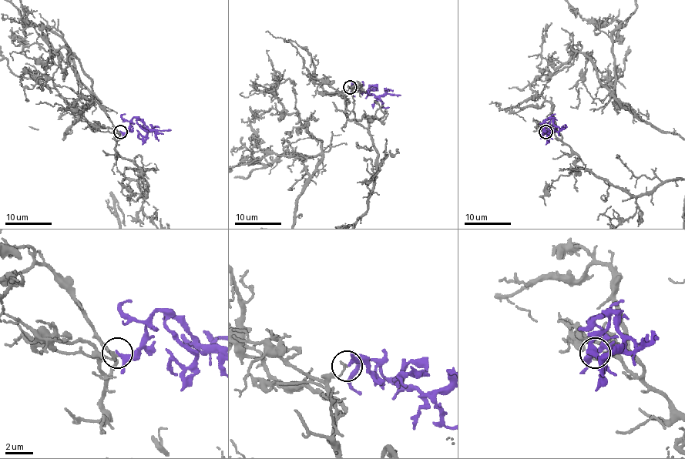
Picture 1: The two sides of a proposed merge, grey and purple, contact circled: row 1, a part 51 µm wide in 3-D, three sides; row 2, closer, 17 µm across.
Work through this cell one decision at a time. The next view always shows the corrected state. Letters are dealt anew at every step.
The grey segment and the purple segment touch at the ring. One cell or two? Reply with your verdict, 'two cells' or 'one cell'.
two cells

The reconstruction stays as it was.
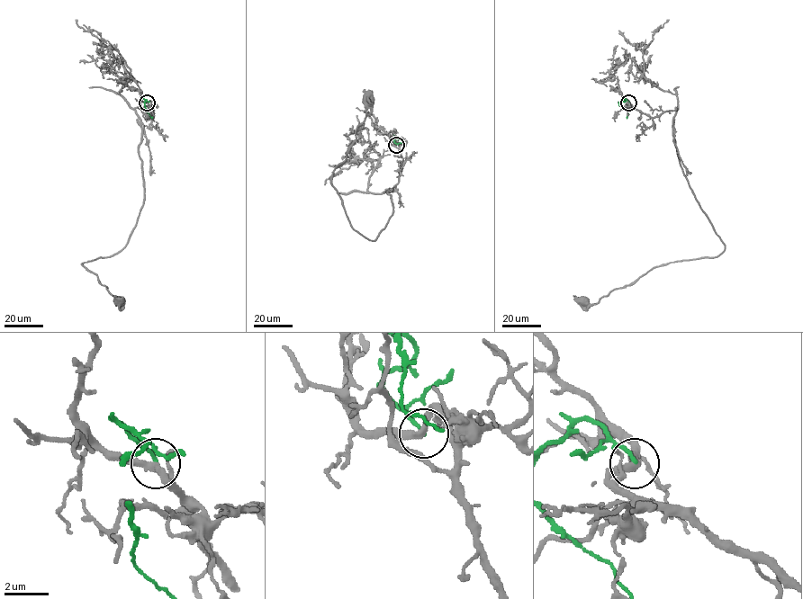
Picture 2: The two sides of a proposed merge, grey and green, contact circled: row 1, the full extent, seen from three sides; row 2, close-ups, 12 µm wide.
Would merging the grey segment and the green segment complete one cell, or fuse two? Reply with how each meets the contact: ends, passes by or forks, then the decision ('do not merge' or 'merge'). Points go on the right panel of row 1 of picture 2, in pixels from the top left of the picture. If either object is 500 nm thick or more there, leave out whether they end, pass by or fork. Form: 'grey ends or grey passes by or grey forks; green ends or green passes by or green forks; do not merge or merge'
grey passes by; green ends; do not merge

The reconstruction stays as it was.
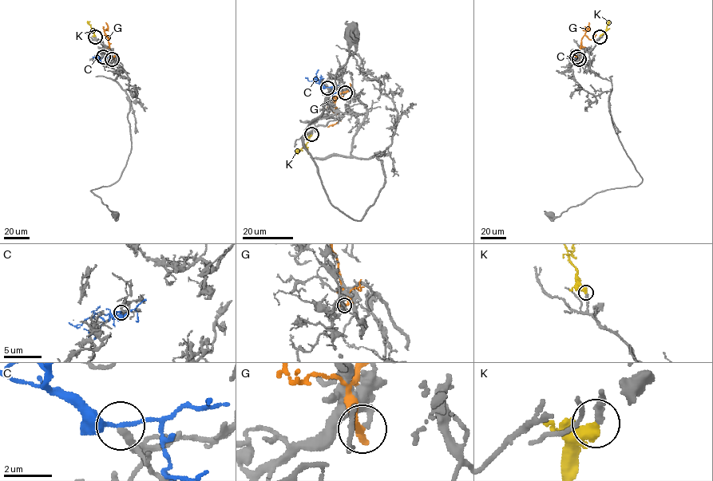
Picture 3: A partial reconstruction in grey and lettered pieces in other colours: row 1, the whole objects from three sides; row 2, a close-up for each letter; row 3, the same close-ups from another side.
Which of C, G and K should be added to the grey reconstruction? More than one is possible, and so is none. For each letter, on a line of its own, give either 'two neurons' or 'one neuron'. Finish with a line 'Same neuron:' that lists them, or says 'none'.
C: two neurons
G: two neurons
K: one neuron
Same neuron: K

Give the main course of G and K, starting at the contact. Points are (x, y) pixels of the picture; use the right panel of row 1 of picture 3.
G: (579, 59), (583, 37), (585, 35), (589, 39), (596, 34)
K: (600, 37), (605, 30), (608, 21)

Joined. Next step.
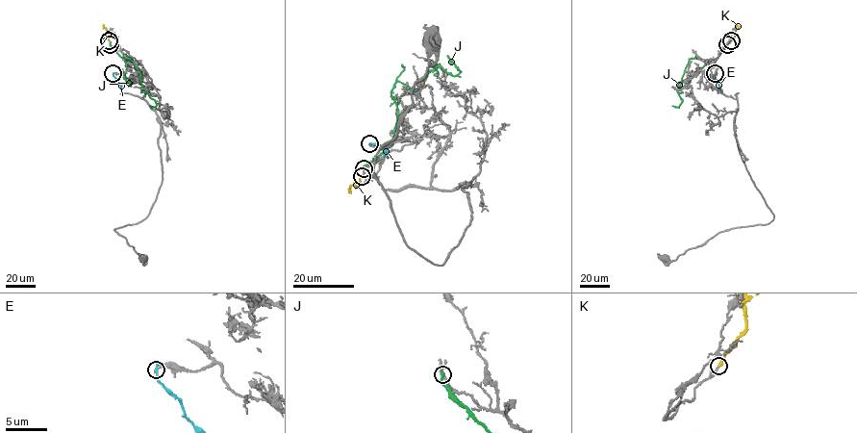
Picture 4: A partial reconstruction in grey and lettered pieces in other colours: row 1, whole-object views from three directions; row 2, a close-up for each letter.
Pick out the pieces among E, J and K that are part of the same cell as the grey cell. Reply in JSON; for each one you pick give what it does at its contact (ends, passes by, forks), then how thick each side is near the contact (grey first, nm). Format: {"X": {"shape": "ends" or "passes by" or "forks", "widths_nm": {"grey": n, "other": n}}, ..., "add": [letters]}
{"K": {"shape": "ends", "widths_nm": {"grey": 180, "other": 320}}, "add": ["K"]}

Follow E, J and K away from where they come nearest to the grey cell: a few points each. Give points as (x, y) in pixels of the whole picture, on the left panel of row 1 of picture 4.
E: (113, 74), (121, 89)
J: (110, 44), (125, 62), (129, 58), (133, 63), (142, 87), (157, 104), (150, 105)
K: (110, 41), (108, 31), (103, 25), (103, 28)

